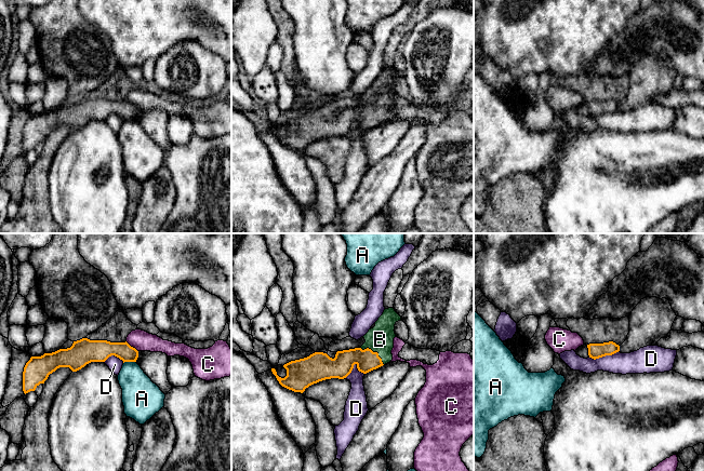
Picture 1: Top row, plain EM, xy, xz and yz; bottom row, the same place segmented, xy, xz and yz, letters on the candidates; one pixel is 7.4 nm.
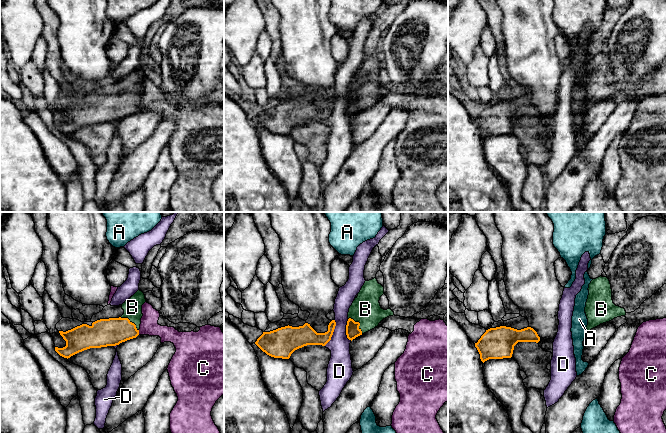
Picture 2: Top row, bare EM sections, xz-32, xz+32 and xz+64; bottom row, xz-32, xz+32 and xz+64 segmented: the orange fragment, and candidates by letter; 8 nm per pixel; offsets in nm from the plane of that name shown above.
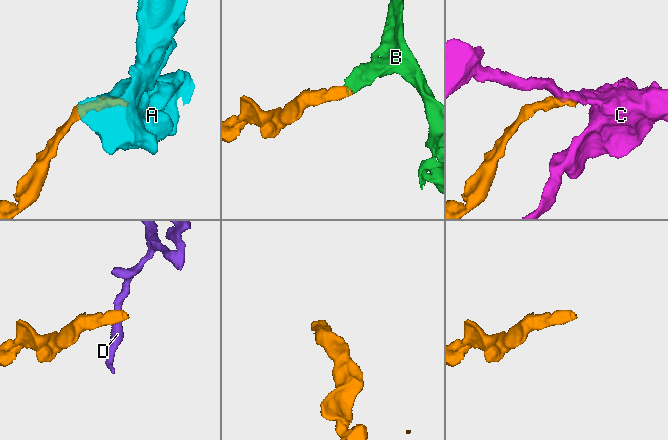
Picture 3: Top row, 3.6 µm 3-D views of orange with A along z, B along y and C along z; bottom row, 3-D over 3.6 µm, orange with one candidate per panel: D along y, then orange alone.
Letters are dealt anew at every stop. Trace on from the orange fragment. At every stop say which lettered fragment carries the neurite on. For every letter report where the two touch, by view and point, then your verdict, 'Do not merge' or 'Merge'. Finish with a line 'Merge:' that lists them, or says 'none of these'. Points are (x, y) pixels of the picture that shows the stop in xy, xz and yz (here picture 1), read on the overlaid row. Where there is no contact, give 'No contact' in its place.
A: Touches orange at xy (129, 361). Do not merge
B: Touches orange at xz (374, 352). Merge
C: Touches orange at xy (132, 347). Do not merge
D: Touches orange at yz (603, 355). Do not merge
Merge: B

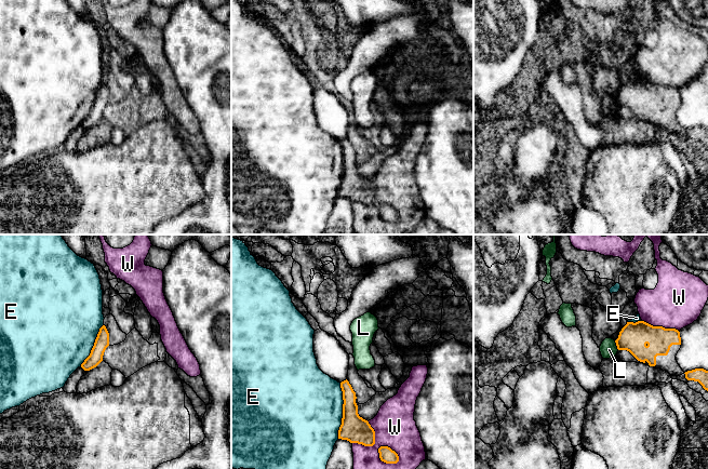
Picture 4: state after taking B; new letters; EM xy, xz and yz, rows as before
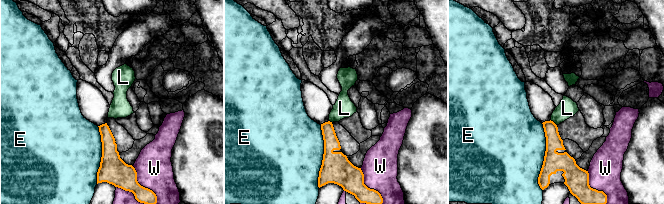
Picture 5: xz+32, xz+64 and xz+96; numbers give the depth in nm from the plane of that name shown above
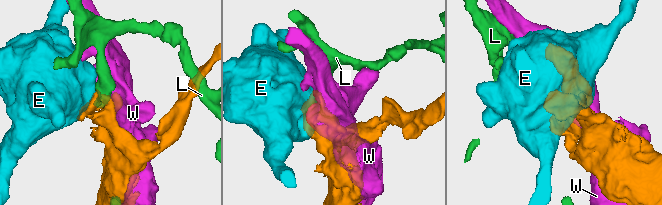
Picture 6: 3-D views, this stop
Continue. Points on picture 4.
E: Touches orange at xz (343, 411). Do not merge
L: Touches orange at yz (616, 345). Do not merge
W: Touches orange at xz (389, 447). Do not merge
Merge: none of these

